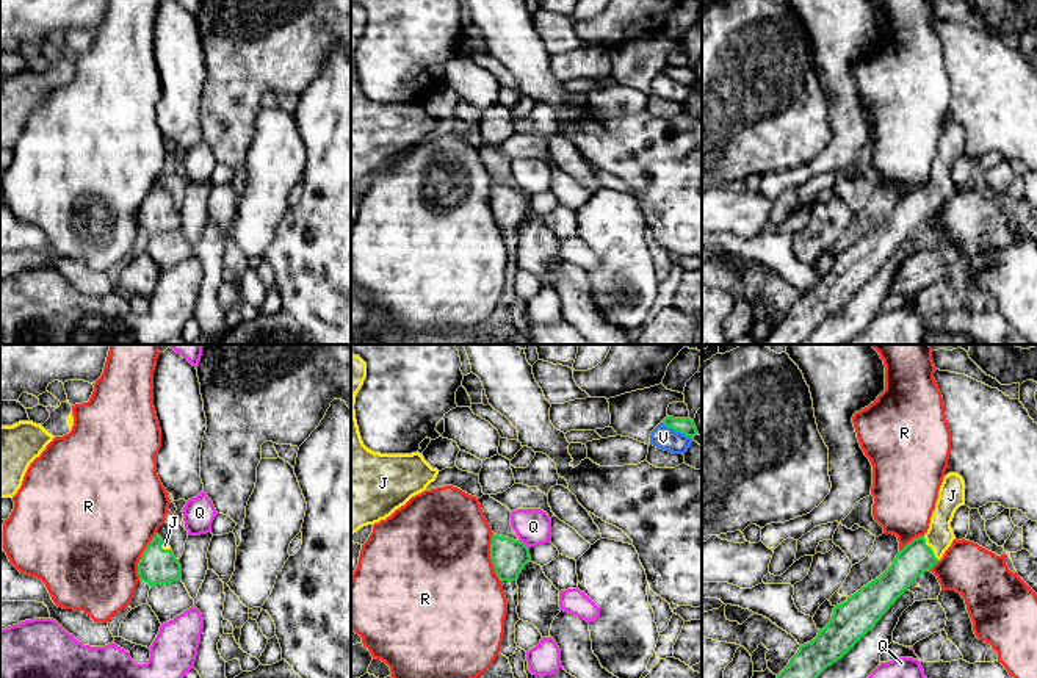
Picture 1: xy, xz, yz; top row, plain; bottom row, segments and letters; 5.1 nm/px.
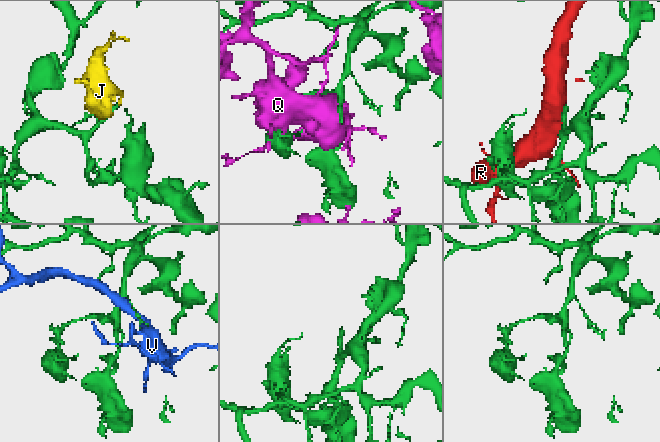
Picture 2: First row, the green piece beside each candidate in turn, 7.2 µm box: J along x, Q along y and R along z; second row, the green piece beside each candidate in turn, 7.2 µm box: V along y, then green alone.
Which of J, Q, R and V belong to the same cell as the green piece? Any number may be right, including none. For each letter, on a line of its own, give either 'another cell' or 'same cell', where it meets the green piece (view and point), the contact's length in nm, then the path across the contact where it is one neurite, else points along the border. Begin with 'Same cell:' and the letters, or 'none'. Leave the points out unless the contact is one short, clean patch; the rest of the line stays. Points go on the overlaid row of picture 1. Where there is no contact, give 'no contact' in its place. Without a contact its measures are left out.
Same cell: J
J: same cell; contact yz (931, 548); length 150 nm; way yz (915, 558), (931, 548), (940, 534)
Q: another cell; contact xz (523, 544); length 80 nm
R: another cell; contact xz (491, 558); length 260 nm
V: another cell; contact xz (677, 431); length 180 nm

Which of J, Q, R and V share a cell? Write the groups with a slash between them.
J / Q / R / V

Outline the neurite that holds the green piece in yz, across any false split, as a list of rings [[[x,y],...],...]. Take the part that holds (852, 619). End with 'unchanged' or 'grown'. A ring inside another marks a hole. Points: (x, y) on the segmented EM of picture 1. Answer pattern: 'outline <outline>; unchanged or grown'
outline [[[957,473],[946,474],[938,490],[938,498],[927,532],[913,539],[902,550],[899,550],[891,565],[879,578],[847,597],[846,601],[836,604],[830,622],[819,629],[818,636],[811,642],[799,647],[797,653],[789,659],[788,665],[777,675],[777,678],[818,678],[829,665],[849,653],[849,650],[876,626],[876,623],[907,590],[907,587],[943,557],[945,551],[956,539],[951,521],[956,510],[963,504],[963,478]]]; grown

